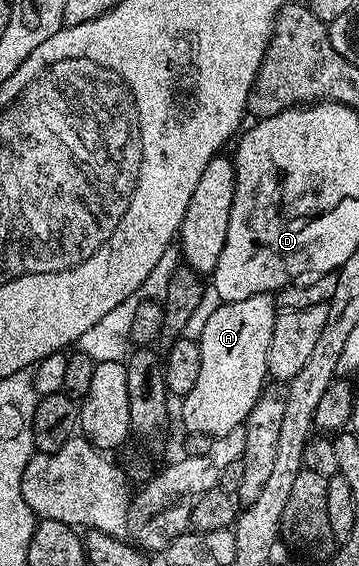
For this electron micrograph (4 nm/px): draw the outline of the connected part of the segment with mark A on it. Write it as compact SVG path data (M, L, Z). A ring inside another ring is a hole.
M268 294L221 302L218 307L206 316L201 326L201 363L195 388L180 399L184 429L212 439L248 423L251 408L255 408L267 386L267 348L271 348L271 332L279 313Z

